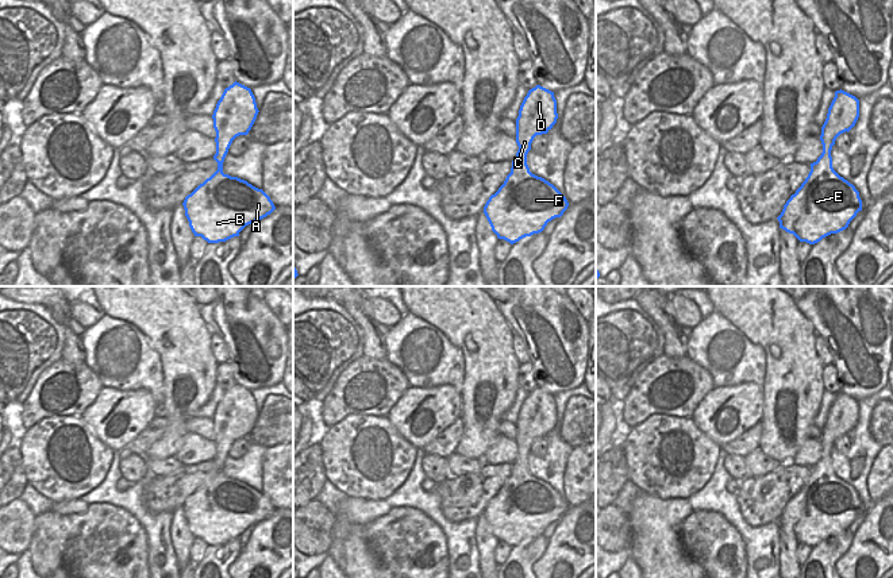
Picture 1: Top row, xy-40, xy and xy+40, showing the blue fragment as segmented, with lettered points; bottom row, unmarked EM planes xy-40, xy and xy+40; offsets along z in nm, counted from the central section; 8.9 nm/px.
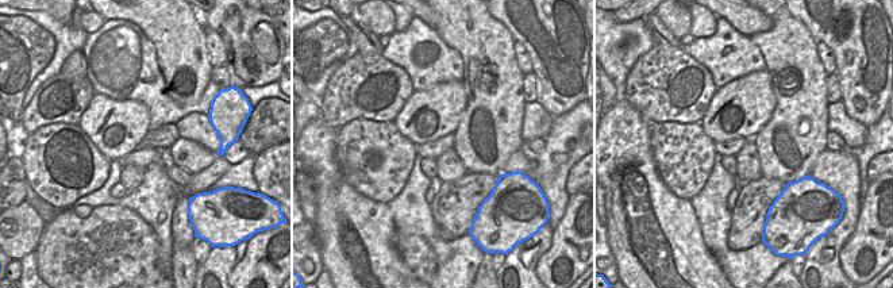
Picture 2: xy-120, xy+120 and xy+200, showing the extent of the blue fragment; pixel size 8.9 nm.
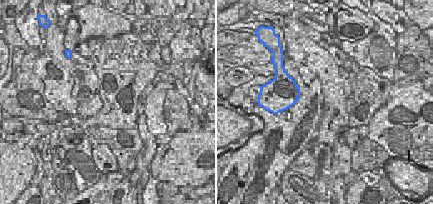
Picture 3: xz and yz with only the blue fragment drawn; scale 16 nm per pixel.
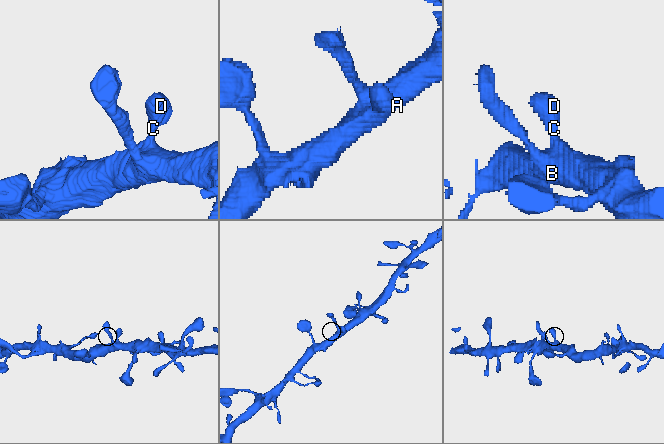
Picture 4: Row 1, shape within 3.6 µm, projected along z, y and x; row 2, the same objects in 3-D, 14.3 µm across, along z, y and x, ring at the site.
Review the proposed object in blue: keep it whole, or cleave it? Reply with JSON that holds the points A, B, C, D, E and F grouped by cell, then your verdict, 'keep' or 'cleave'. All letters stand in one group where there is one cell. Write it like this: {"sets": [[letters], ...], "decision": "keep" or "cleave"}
{"sets": [["A", "B", "C", "D", "E", "F"]], "decision": "keep"}

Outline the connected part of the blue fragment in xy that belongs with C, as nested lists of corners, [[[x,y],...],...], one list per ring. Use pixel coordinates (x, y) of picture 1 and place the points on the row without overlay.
[[[540,388],[530,392],[516,421],[519,452],[511,475],[484,509],[492,533],[511,547],[542,535],[548,524],[561,520],[569,509],[566,500],[553,486],[532,477],[527,467],[534,440],[547,436],[557,421],[554,394]]]

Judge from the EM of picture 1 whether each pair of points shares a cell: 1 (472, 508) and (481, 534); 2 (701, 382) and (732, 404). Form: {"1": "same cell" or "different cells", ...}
{"1": "different cells", "2": "different cells"}

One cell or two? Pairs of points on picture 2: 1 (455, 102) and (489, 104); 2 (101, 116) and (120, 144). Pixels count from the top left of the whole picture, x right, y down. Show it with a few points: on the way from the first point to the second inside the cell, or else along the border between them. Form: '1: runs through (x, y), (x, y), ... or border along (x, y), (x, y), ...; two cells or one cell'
1: border along (462, 81), (468, 102), (454, 133); two cells
2: runs through (108, 123), (116, 131), (116, 138); one cell

